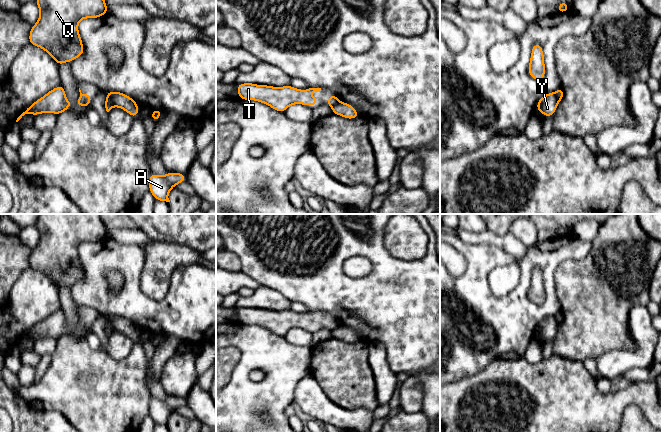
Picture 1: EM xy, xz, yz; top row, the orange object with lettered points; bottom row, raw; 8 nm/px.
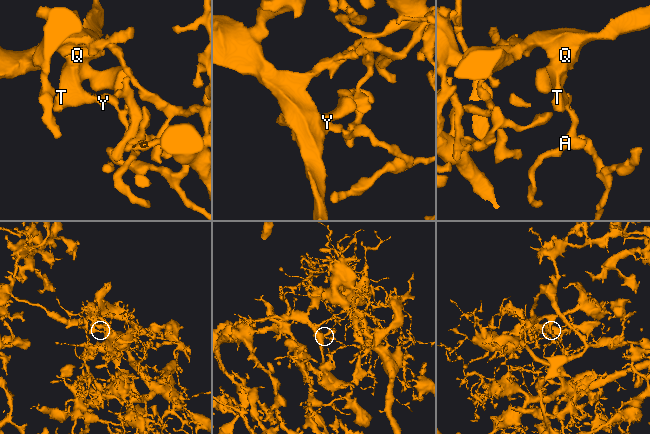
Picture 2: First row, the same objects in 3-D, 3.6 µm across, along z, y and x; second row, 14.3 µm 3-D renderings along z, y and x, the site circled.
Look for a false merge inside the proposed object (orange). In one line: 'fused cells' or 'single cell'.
fused cells

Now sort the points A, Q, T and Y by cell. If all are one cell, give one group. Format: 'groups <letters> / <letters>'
groups A / Q T Y

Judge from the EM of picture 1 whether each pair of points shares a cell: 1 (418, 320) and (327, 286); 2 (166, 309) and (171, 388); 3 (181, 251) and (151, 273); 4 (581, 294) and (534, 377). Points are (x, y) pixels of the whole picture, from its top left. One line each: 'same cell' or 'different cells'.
1: same cell
2: different cells
3: same cell
4: different cells

